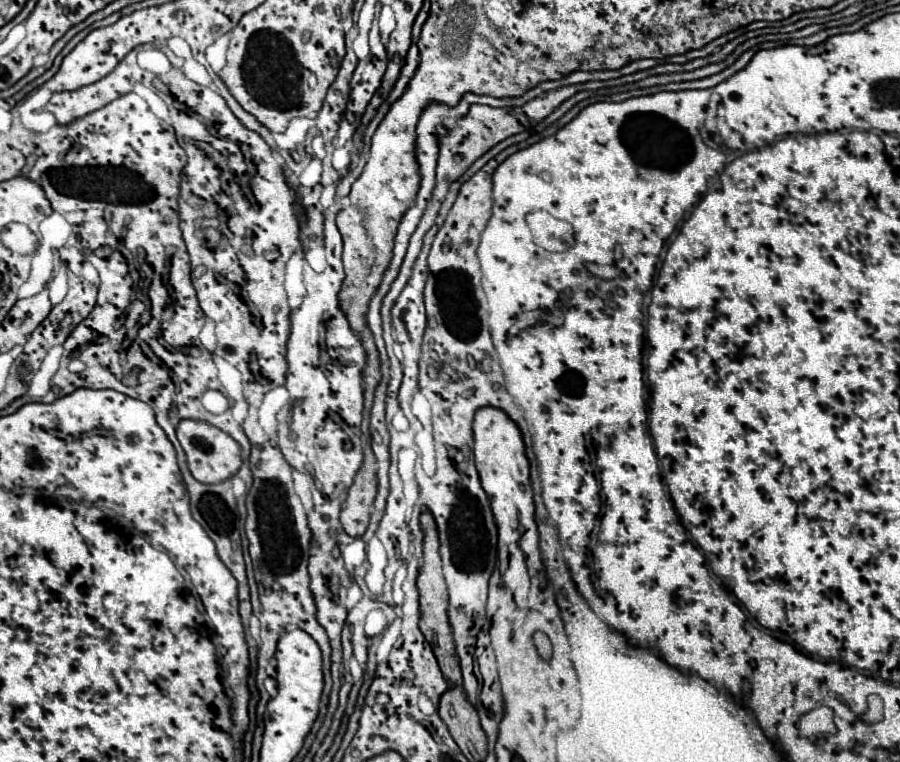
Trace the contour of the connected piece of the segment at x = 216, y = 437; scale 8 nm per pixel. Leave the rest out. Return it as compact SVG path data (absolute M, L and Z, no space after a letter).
M182 419L176 427L176 435L188 457L188 467L200 483L222 483L222 481L230 479L234 473L238 473L238 469L242 465L240 445L228 433L224 433L218 427L204 423L204 421Z

